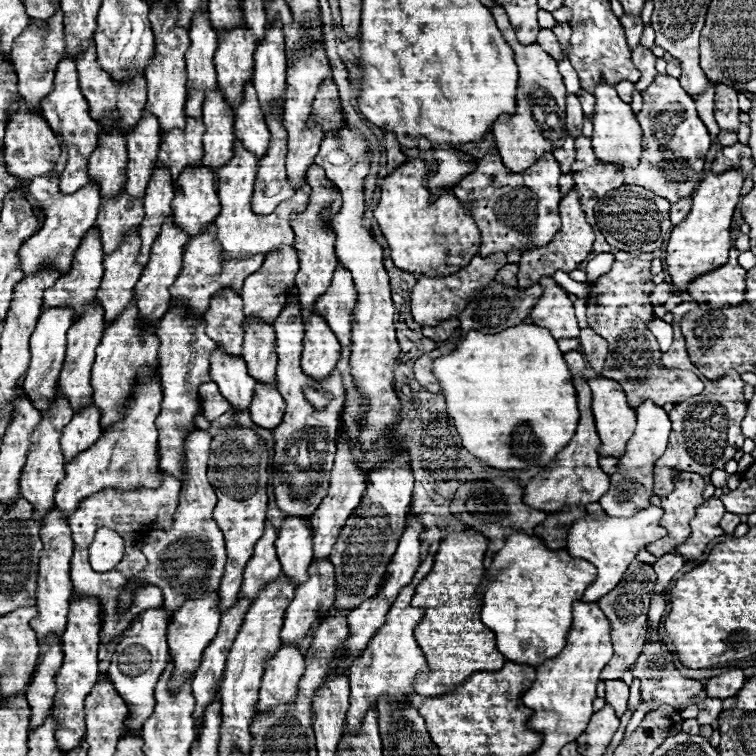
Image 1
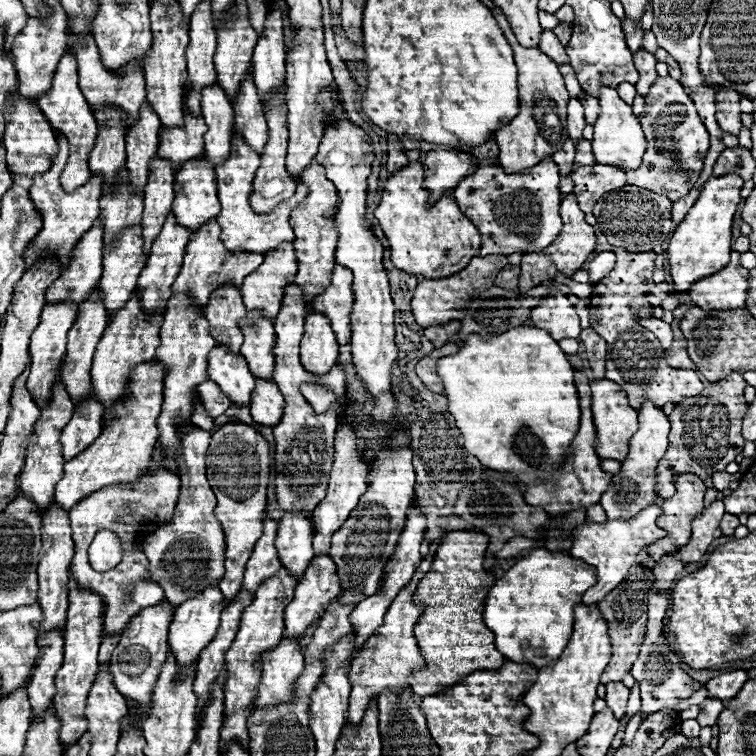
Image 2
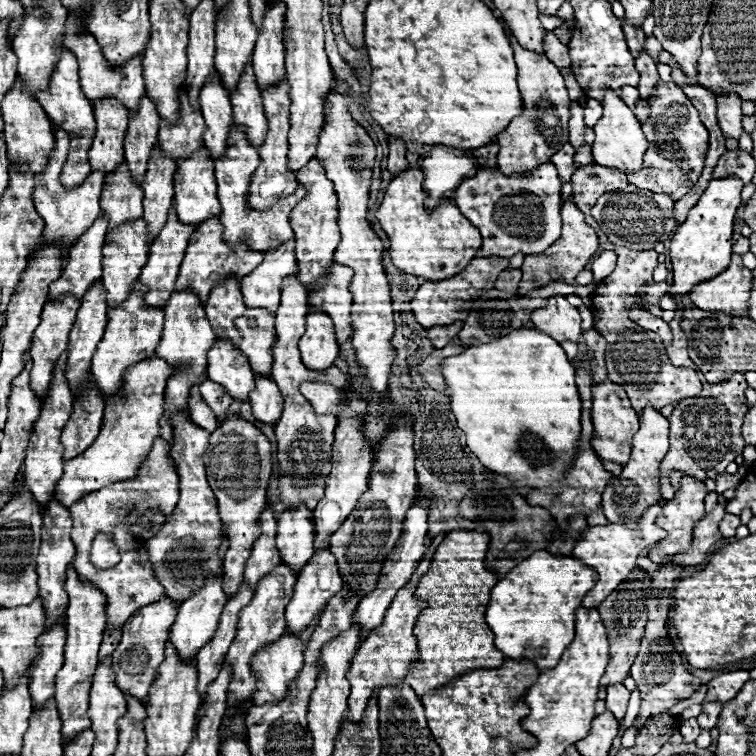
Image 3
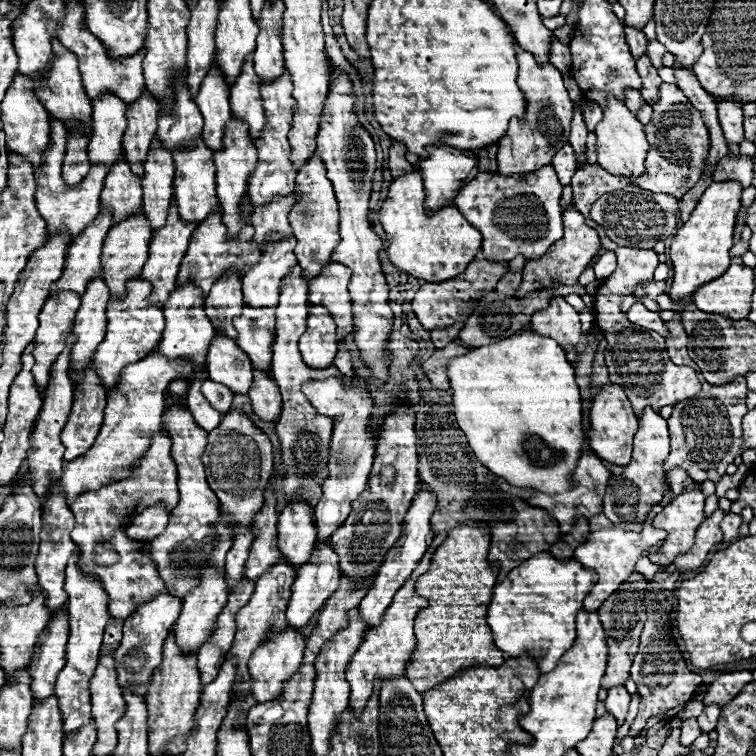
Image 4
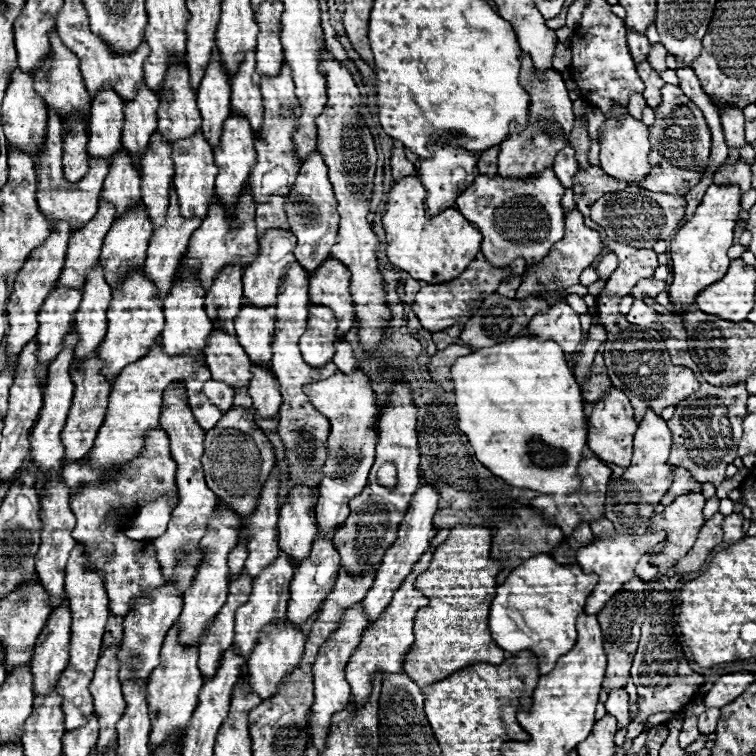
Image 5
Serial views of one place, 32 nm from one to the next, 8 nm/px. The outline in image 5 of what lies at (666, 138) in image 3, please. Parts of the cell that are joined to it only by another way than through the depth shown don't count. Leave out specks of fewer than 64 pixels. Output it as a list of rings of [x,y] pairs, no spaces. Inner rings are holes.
[[[674,84],[662,86],[662,102],[654,108],[654,116],[654,124],[648,126],[648,138],[652,144],[648,156],[650,174],[640,182],[640,186],[650,192],[668,192],[674,196],[684,196],[690,188],[698,184],[706,170],[710,154],[710,130],[704,122],[702,112]]]

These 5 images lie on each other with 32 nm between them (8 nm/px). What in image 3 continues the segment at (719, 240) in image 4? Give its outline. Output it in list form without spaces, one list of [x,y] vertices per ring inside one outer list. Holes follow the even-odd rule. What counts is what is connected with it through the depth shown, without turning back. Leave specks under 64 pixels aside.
[[[728,176],[728,178],[712,178],[702,192],[696,206],[688,212],[688,218],[676,228],[676,234],[670,240],[668,256],[672,264],[672,296],[688,294],[692,292],[692,286],[696,286],[700,280],[708,280],[708,276],[716,276],[716,272],[722,272],[730,264],[730,248],[732,248],[732,224],[734,214],[740,206],[740,190],[742,180]]]

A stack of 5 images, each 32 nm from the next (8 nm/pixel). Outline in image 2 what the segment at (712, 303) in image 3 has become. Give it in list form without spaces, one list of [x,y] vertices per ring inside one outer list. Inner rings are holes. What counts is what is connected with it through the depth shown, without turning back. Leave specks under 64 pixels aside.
[[[730,252],[730,262],[712,276],[696,280],[688,294],[704,310],[742,308],[748,296],[748,270],[740,266],[740,252]]]

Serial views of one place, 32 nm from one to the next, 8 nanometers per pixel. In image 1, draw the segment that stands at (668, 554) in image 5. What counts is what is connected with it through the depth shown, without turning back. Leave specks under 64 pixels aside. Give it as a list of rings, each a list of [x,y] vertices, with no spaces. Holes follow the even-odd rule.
[[[676,472],[674,492],[660,498],[660,508],[664,510],[662,526],[668,530],[668,536],[654,542],[654,556],[660,558],[674,550],[676,544],[682,544],[688,538],[690,520],[696,516],[696,506],[702,502],[704,478],[696,472]]]

